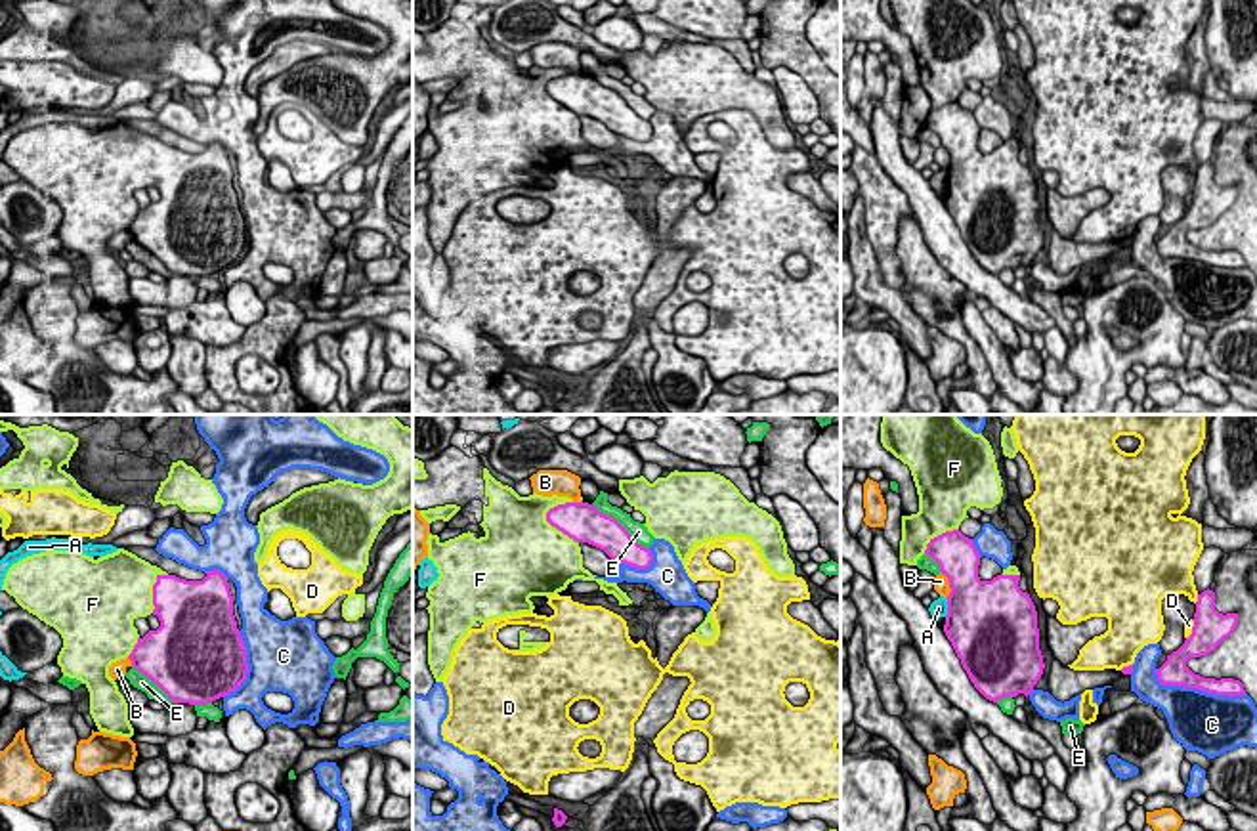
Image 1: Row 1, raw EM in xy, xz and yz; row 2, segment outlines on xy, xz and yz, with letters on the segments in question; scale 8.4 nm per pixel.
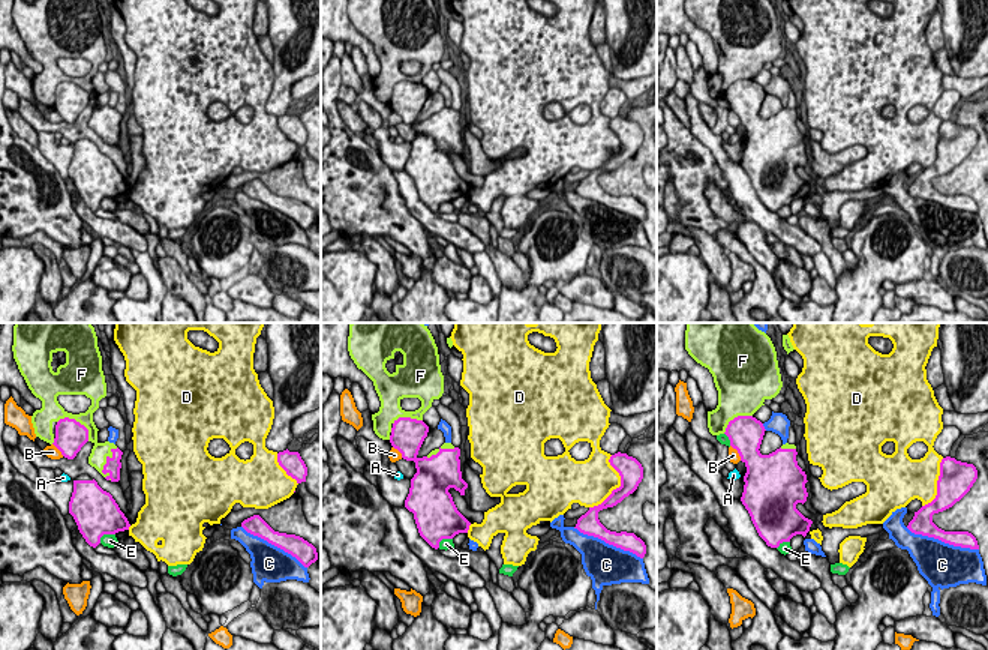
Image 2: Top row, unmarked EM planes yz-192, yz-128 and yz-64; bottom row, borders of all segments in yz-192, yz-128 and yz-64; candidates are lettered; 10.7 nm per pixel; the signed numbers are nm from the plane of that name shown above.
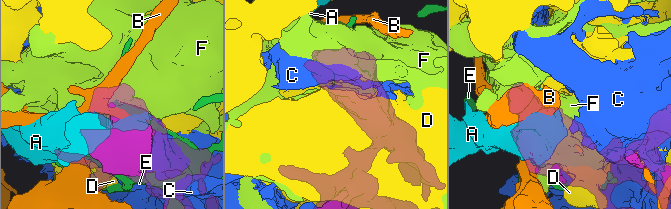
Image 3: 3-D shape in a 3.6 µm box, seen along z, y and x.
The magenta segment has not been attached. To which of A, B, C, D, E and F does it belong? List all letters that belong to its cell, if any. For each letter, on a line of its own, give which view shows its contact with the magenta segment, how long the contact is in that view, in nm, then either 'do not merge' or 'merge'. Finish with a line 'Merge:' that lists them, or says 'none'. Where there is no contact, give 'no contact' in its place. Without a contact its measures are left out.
A: meets magenta in yz; contact 160 nm long; do not merge
B: meets magenta in yz; contact 220 nm long; do not merge
C: meets magenta in yz; contact 800 nm long; do not merge
D: meets magenta in yz; contact 90 nm long; do not merge
E: meets magenta in xz; contact 600 nm long; do not merge
F: meets magenta in xz; contact 400 nm long; merge
Merge: F

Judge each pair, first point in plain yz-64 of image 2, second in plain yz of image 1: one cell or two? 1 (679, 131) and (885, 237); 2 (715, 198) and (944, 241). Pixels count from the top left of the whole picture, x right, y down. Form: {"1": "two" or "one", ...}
{"1": "one", "2": "two"}

